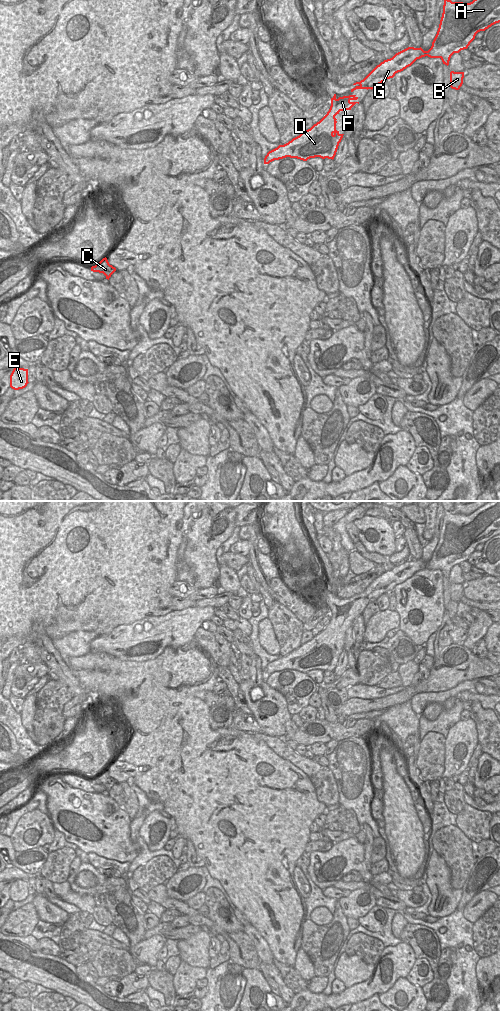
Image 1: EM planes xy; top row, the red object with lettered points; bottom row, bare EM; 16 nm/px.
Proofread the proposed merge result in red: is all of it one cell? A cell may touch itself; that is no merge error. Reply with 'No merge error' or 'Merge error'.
No merge error.

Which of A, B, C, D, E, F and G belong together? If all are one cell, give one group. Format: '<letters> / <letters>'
A B C D E F G

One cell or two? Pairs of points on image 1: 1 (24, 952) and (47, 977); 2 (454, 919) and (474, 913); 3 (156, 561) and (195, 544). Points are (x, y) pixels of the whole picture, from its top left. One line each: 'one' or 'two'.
1: one
2: two
3: two

